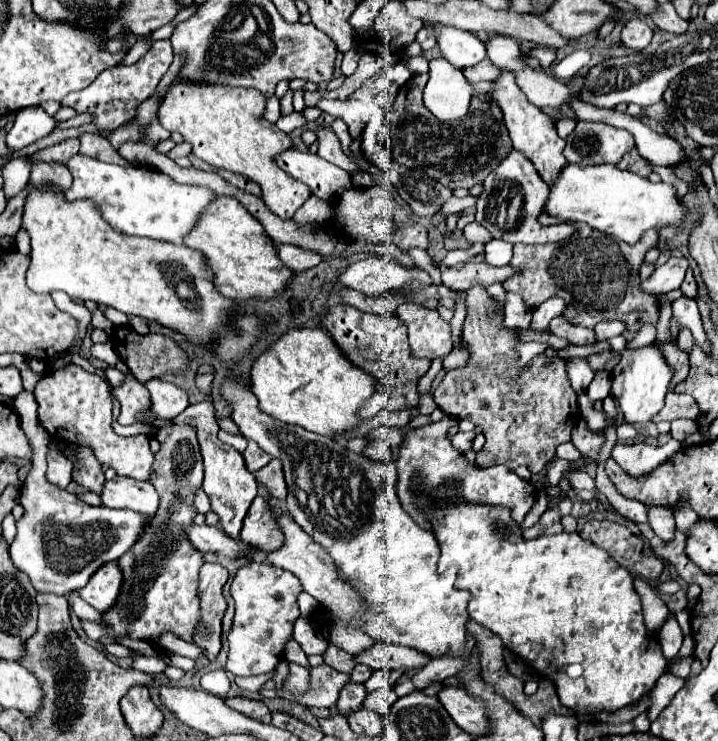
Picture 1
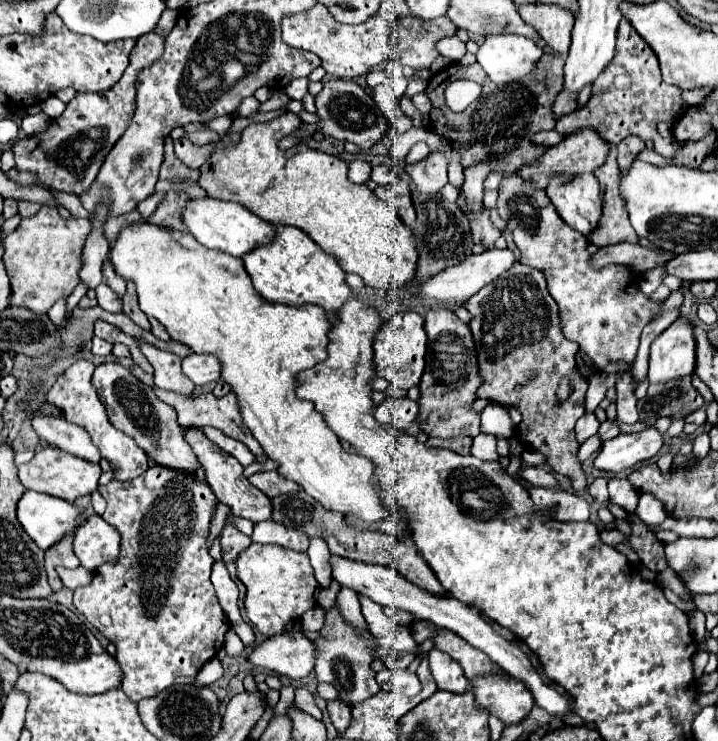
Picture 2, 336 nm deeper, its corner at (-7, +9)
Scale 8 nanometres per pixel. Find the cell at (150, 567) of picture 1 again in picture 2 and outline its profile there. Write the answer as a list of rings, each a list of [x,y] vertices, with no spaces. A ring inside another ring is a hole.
[[[165,465],[149,467],[143,475],[131,481],[111,481],[107,485],[99,485],[99,493],[107,501],[103,519],[121,533],[121,553],[117,565],[97,569],[93,581],[75,591],[73,605],[105,639],[117,647],[115,659],[123,673],[121,689],[137,703],[145,697],[155,697],[171,685],[193,683],[199,669],[221,649],[223,637],[231,629],[231,623],[209,581],[215,559],[209,555],[207,539],[217,497],[195,473],[169,469]],[[143,569],[147,569],[147,611],[141,587]]]

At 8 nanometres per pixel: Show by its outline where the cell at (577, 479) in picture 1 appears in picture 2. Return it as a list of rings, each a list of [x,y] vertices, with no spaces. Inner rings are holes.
[[[603,477],[595,479],[595,481],[587,487],[587,491],[589,491],[589,495],[591,495],[595,501],[599,501],[599,503],[607,503],[607,501],[609,501],[609,495],[607,495],[607,479],[603,479]]]

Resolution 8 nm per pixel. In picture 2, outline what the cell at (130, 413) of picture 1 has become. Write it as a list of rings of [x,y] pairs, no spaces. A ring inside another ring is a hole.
[[[183,427],[183,437],[191,445],[191,449],[195,451],[195,455],[197,455],[197,459],[199,459],[203,471],[205,471],[207,483],[213,489],[213,493],[217,493],[217,499],[221,503],[225,503],[231,509],[233,515],[245,517],[245,519],[249,519],[253,523],[267,521],[271,517],[271,501],[269,501],[269,497],[249,483],[249,479],[243,475],[243,465],[235,457],[229,457],[229,453],[225,453],[223,449],[219,449],[211,441],[207,441],[203,429],[199,429],[199,427]]]

